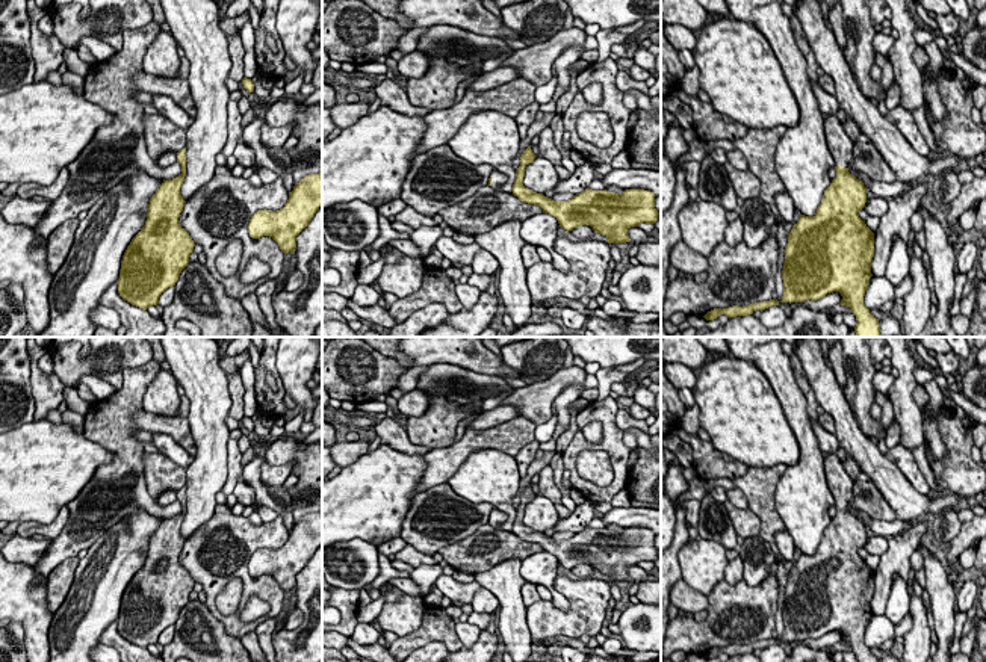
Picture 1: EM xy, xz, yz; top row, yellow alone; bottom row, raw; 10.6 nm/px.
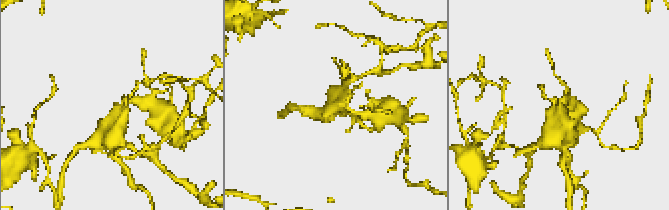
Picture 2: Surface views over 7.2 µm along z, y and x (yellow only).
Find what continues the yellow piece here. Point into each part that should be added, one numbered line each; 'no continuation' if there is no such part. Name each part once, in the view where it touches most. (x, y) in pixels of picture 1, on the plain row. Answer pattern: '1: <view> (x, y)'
1: yz (840, 484)

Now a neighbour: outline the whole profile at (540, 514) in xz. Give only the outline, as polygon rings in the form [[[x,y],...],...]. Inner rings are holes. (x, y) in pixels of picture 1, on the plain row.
[[[537,494],[532,502],[526,503],[523,515],[525,526],[537,532],[544,532],[553,529],[558,521],[558,511],[547,497]]]

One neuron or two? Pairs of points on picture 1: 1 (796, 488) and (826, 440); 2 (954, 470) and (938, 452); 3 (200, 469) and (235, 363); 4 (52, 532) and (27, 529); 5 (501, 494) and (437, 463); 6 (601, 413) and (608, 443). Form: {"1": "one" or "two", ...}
{"1": "two", "2": "two", "3": "two", "4": "one", "5": "two", "6": "one"}

